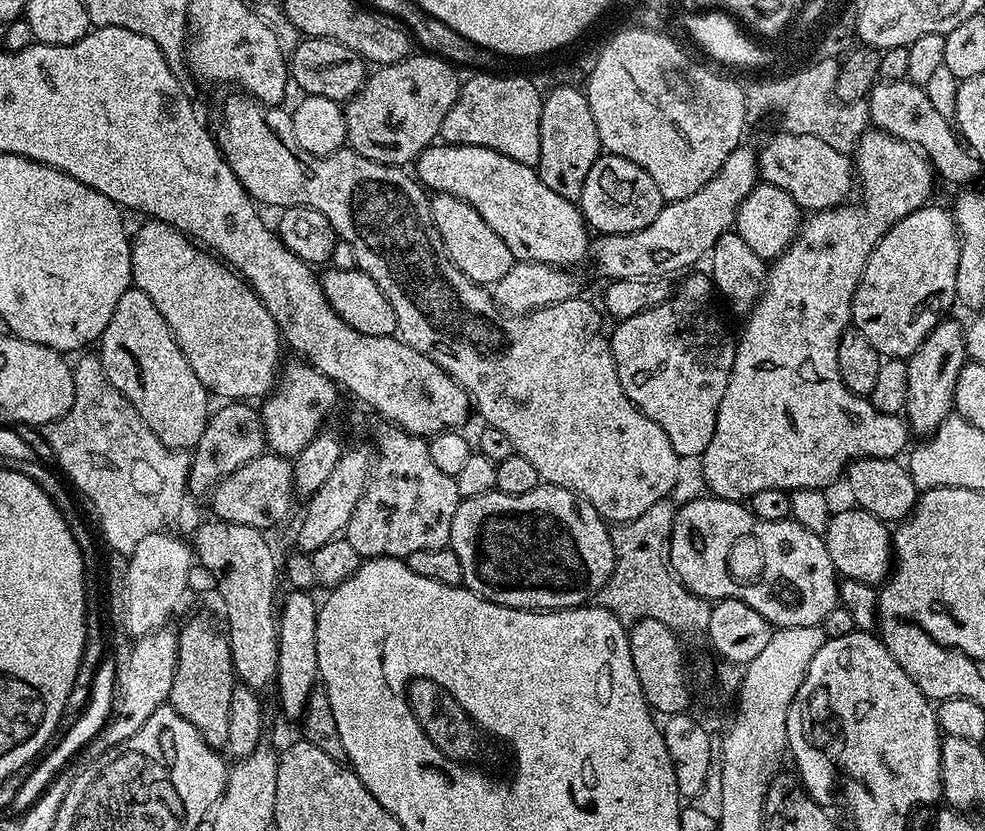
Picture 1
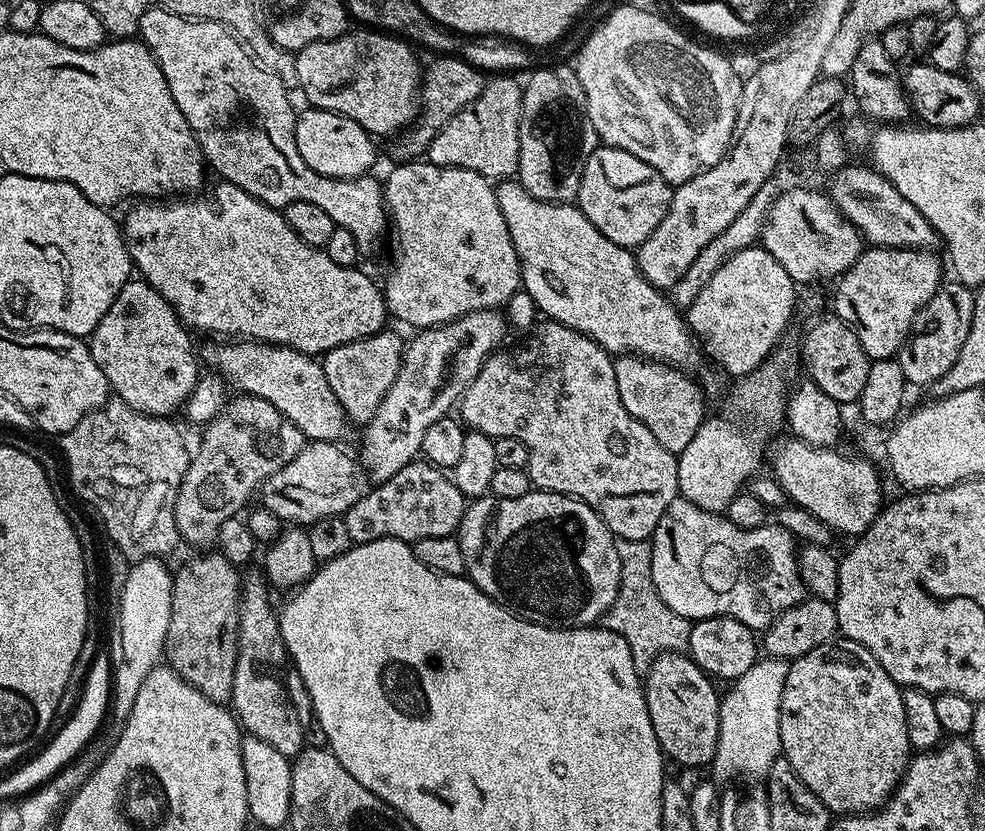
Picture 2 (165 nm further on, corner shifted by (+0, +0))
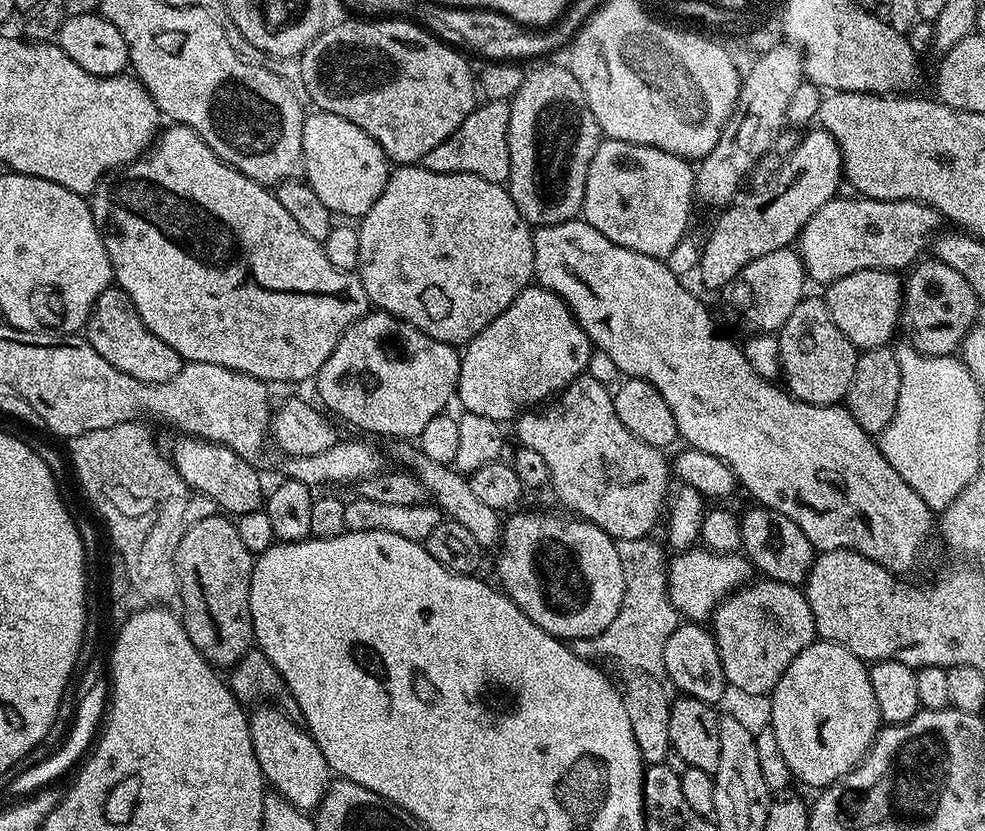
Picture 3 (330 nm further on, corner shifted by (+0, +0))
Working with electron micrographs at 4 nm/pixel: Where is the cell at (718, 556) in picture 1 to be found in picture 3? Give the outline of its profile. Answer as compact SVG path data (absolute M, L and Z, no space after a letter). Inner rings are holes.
M703 546L677 551L667 561L670 602L681 617L692 622L704 622L728 595L749 583L754 569L743 555L734 552L712 552Z

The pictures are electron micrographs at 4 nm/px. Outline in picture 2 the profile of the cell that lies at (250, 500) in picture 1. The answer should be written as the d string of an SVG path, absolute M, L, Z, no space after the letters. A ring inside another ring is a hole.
M310 440L290 462L282 466L258 489L259 503L282 522L307 526L327 516L343 516L370 490L370 480L355 459L352 460L331 440Z

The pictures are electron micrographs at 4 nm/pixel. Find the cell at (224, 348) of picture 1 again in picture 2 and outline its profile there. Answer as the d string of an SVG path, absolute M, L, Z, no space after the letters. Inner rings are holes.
M233 339L231 342L216 342L202 348L202 360L209 364L213 373L224 377L241 393L257 396L270 406L277 408L285 420L294 422L298 430L304 432L305 441L331 440L343 441L350 429L348 416L338 402L338 394L330 390L326 382L324 365L317 357L308 356L293 348L283 348L281 344L262 344L259 340Z

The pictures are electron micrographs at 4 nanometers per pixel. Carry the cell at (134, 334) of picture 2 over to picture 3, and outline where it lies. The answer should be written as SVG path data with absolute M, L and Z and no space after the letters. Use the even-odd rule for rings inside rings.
M110 286L98 294L88 316L86 339L98 354L102 354L102 358L106 358L106 362L110 362L110 366L147 384L174 378L182 363L180 355L144 325L138 310L134 310L134 302L130 302L128 295L118 286Z

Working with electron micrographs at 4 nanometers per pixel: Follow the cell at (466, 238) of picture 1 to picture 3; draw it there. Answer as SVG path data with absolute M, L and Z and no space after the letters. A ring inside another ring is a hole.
M419 163L396 166L388 173L388 181L378 194L378 202L370 206L370 210L358 220L358 262L360 263L358 275L362 286L368 295L368 303L373 309L389 312L392 316L397 316L399 320L404 320L407 324L413 324L418 330L422 330L430 338L434 338L443 344L453 346L463 346L474 338L514 298L518 298L521 290L529 287L534 280L534 242L532 234L534 228L528 221L522 218L518 206L513 202L512 195L509 194L504 184L486 182L486 178L478 178L478 174L466 174L465 172L455 172L454 174L442 174L429 168L421 166Z

